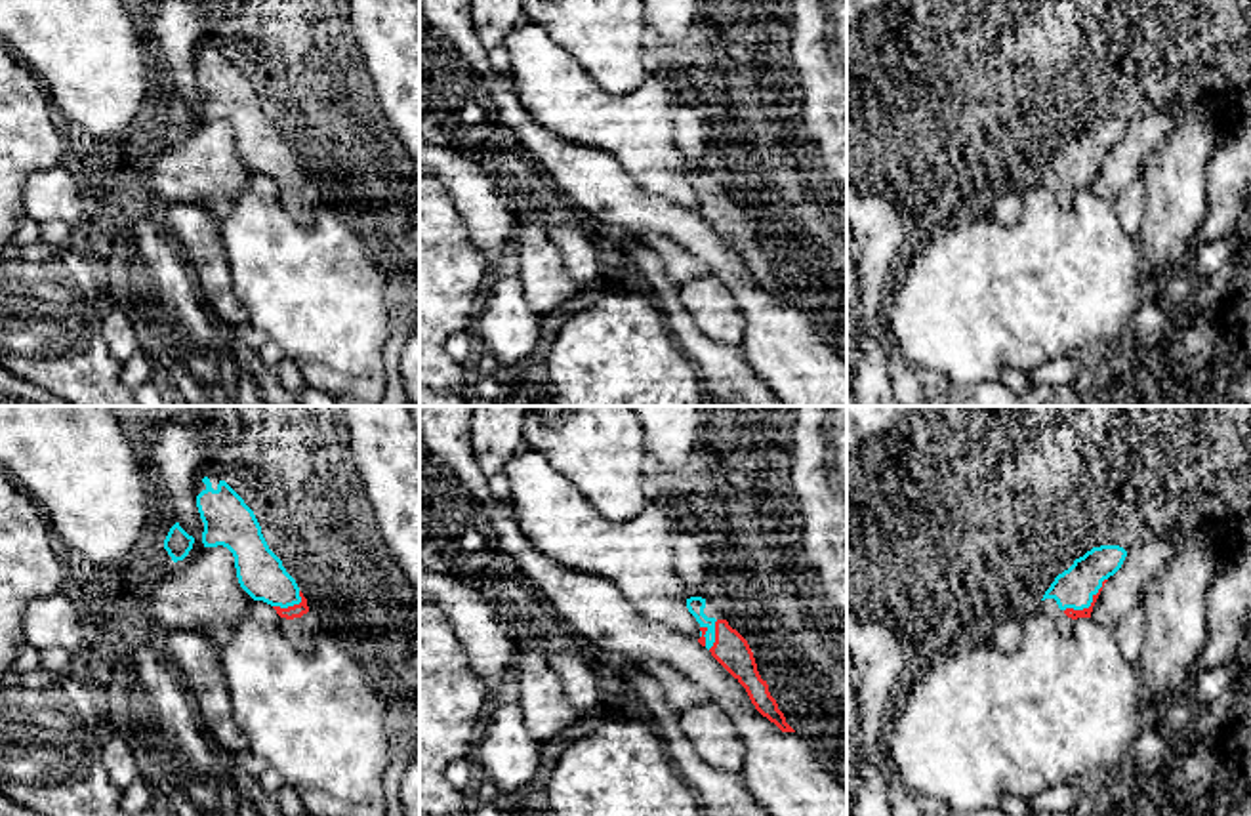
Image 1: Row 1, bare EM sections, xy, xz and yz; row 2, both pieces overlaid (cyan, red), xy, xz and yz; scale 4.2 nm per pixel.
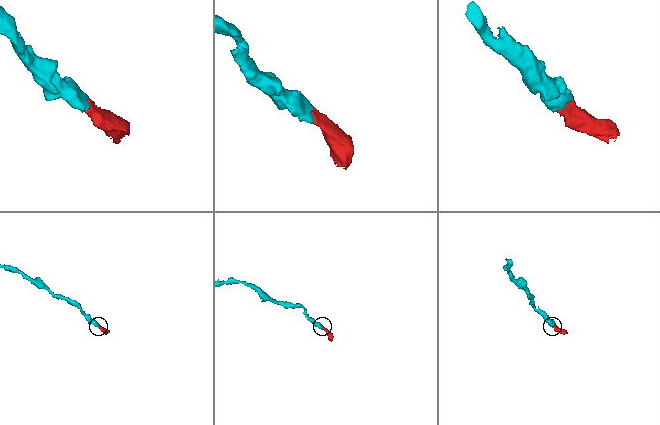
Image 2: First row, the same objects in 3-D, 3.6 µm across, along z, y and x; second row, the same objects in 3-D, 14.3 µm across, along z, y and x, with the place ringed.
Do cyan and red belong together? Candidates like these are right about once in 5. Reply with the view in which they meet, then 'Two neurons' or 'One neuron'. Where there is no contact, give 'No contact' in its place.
Touches cyan in yz. One neuron

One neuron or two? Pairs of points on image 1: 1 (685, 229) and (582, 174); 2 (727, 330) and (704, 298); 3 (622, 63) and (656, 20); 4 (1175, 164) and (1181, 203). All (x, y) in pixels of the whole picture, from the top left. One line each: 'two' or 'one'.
1: one
2: one
3: two
4: one

